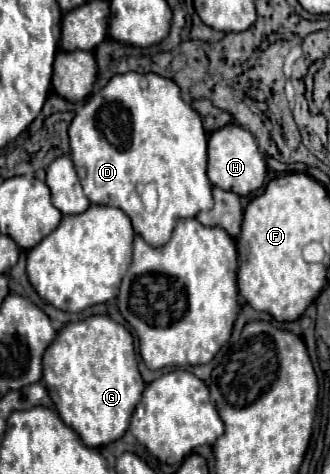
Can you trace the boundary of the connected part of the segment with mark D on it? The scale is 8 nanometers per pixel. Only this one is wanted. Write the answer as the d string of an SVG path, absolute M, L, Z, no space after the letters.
M124 73L124 75L114 75L106 87L102 87L98 93L94 93L86 105L76 113L72 125L70 125L70 157L76 165L76 171L78 171L78 177L82 181L82 187L84 187L84 193L86 197L96 203L96 205L108 205L108 207L118 207L122 209L130 221L132 221L132 227L134 231L146 241L150 243L152 247L162 247L164 243L168 243L170 235L172 235L172 225L178 221L178 219L192 219L196 217L200 211L208 211L214 201L212 201L212 183L208 181L206 177L206 133L204 133L204 127L202 127L202 121L198 117L198 113L182 99L180 95L180 87L170 81L170 79L164 79L156 73L146 73L146 75L140 75L140 73Z

